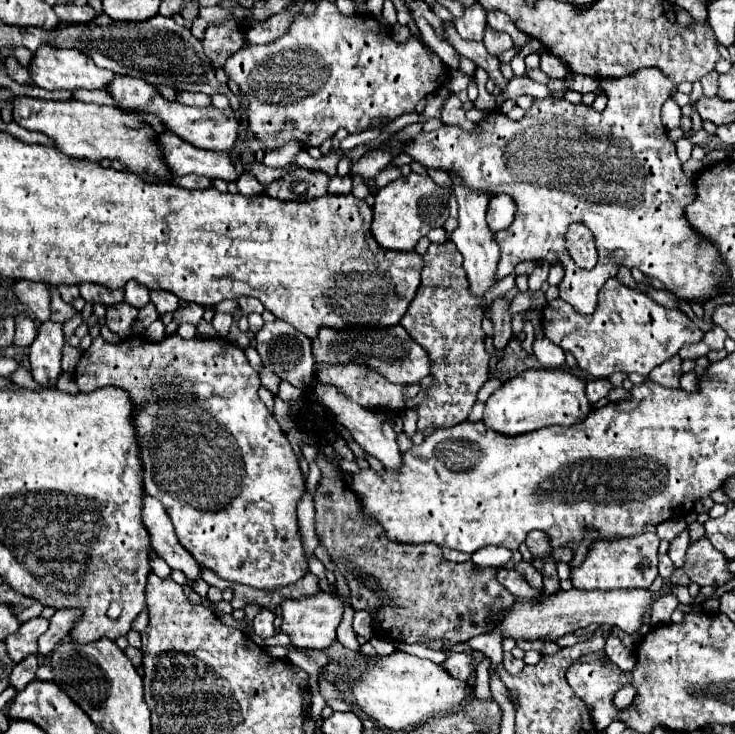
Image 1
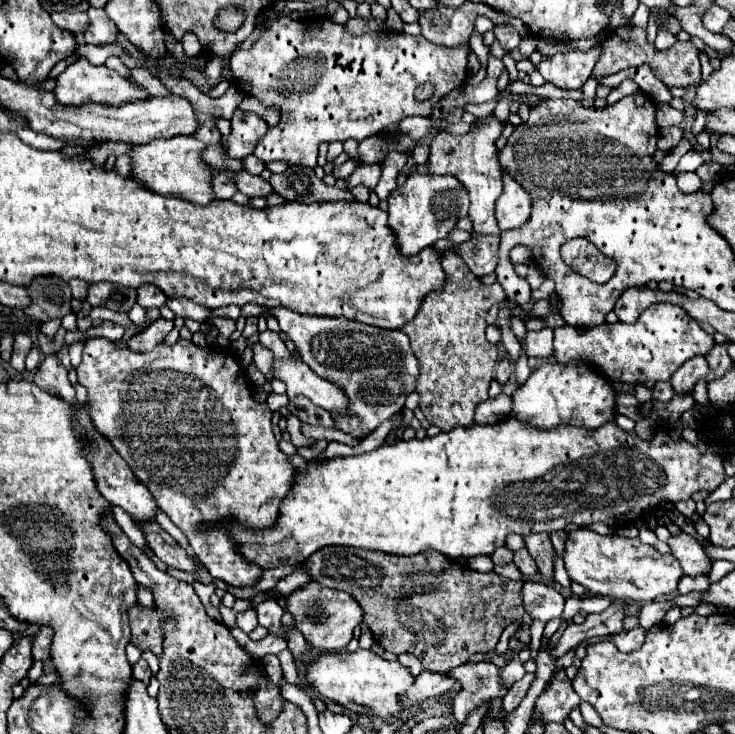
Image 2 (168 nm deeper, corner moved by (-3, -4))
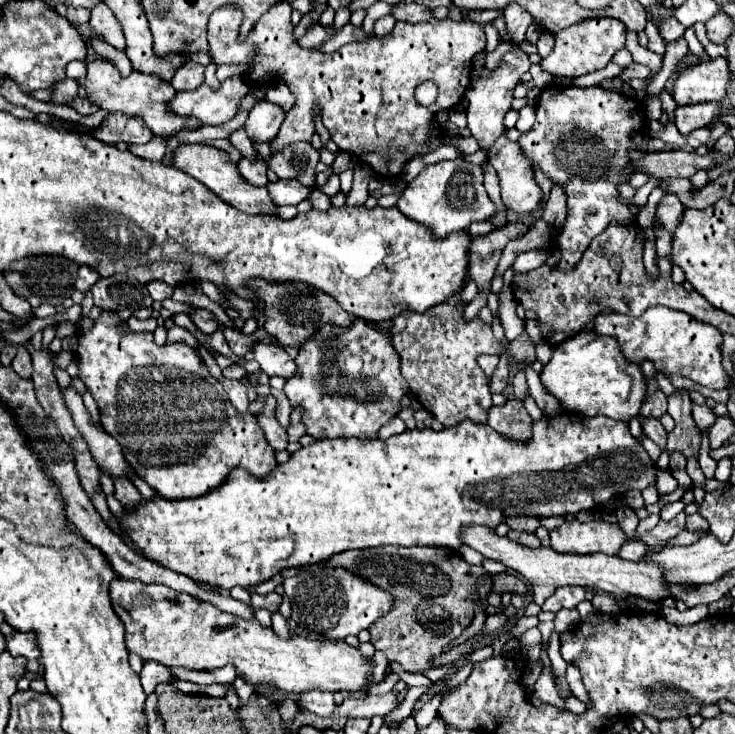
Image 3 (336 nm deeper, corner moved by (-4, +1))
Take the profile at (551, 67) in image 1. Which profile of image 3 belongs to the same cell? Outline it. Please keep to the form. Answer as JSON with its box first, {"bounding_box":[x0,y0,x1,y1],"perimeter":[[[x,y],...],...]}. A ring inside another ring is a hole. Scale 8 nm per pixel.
{"bounding_box":[540,18,626,78],"perimeter":[[[588,18],[588,20],[582,20],[580,24],[572,24],[560,32],[556,32],[554,36],[556,36],[556,46],[542,60],[540,66],[554,76],[578,78],[582,74],[602,70],[612,60],[612,56],[620,48],[624,48],[626,26],[616,18]]]}

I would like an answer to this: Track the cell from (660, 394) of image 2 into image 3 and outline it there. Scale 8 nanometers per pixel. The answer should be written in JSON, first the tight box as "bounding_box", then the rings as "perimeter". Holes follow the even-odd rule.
{"bounding_box":[640,390,668,420],"perimeter":[[[656,390],[656,392],[652,392],[646,398],[646,402],[644,402],[642,410],[640,410],[640,416],[654,416],[656,420],[660,420],[660,416],[666,414],[666,408],[668,408],[668,404],[666,404],[664,392],[662,390]]]}

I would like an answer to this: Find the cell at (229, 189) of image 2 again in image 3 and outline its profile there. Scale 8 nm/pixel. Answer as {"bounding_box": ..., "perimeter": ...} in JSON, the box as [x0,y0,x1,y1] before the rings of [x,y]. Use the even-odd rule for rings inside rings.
{"bounding_box":[238,156,268,186],"perimeter":[[[252,156],[252,158],[242,158],[242,160],[238,162],[238,168],[240,168],[240,174],[242,174],[248,182],[252,182],[254,186],[266,186],[266,184],[268,184],[268,176],[266,176],[268,168],[266,168],[266,164],[264,164],[260,158],[256,158],[256,156]]]}

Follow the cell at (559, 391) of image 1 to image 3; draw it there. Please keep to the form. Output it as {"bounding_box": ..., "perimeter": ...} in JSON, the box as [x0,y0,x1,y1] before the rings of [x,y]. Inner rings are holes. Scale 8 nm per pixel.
{"bounding_box":[540,332,648,422],"perimeter":[[[580,332],[554,350],[552,360],[540,374],[546,390],[556,396],[564,410],[584,416],[608,416],[612,420],[630,422],[638,416],[644,402],[648,380],[640,364],[632,364],[622,356],[620,344],[614,336],[600,336],[598,332]]]}

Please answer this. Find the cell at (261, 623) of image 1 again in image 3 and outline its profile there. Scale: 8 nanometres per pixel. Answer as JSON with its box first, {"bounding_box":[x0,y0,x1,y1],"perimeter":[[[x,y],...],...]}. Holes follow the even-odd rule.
{"bounding_box":[252,592,282,612],"perimeter":[[[270,592],[266,596],[252,594],[252,608],[266,608],[270,612],[278,612],[280,602],[282,602],[282,596],[278,596],[276,592]]]}

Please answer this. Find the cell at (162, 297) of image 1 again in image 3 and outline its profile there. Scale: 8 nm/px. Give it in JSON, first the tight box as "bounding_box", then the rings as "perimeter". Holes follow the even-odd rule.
{"bounding_box":[190,310,218,334],"perimeter":[[[196,310],[190,314],[190,318],[196,324],[196,328],[202,330],[204,334],[214,334],[218,330],[218,326],[216,326],[218,322],[216,322],[214,314],[210,314],[208,310]]]}

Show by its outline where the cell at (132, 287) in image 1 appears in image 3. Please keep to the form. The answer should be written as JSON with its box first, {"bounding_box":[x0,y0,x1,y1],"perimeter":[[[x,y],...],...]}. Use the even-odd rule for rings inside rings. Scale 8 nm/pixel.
{"bounding_box":[148,280,174,300],"perimeter":[[[156,280],[156,282],[150,282],[148,284],[148,292],[150,292],[150,296],[152,296],[152,300],[168,300],[168,298],[172,298],[172,292],[174,292],[174,288],[172,286],[168,286],[166,282],[160,282],[160,280]]]}

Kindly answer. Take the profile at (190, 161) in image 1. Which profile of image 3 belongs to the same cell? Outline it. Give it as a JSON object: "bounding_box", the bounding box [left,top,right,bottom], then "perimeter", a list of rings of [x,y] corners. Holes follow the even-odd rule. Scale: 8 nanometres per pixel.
{"bounding_box":[268,180,312,204],"perimeter":[[[278,180],[276,184],[268,184],[268,192],[276,204],[300,204],[312,192],[312,188],[304,188],[296,180]]]}

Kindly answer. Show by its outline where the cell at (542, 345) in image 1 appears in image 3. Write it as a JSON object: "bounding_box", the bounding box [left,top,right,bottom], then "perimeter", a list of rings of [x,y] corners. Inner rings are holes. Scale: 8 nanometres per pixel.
{"bounding_box":[498,286,524,340],"perimeter":[[[502,286],[502,290],[498,292],[498,302],[500,302],[498,318],[504,328],[504,334],[508,340],[514,340],[524,332],[524,320],[520,320],[518,314],[514,312],[514,296],[510,286]]]}

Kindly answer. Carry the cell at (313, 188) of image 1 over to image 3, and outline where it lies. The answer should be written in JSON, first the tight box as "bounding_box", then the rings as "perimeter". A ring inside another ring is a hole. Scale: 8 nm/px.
{"bounding_box":[268,142,318,186],"perimeter":[[[296,142],[292,146],[286,146],[280,152],[274,152],[268,158],[268,168],[278,174],[278,178],[294,178],[304,186],[316,184],[314,168],[318,164],[318,150],[310,144]]]}

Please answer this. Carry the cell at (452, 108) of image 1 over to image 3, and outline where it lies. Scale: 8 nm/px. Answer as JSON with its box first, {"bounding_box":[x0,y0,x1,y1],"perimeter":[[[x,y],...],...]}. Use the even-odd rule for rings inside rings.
{"bounding_box":[488,136,544,214],"perimeter":[[[500,136],[500,140],[492,146],[492,156],[488,162],[498,172],[502,202],[508,210],[530,214],[542,204],[544,192],[536,184],[532,164],[526,160],[526,154],[518,142]]]}

